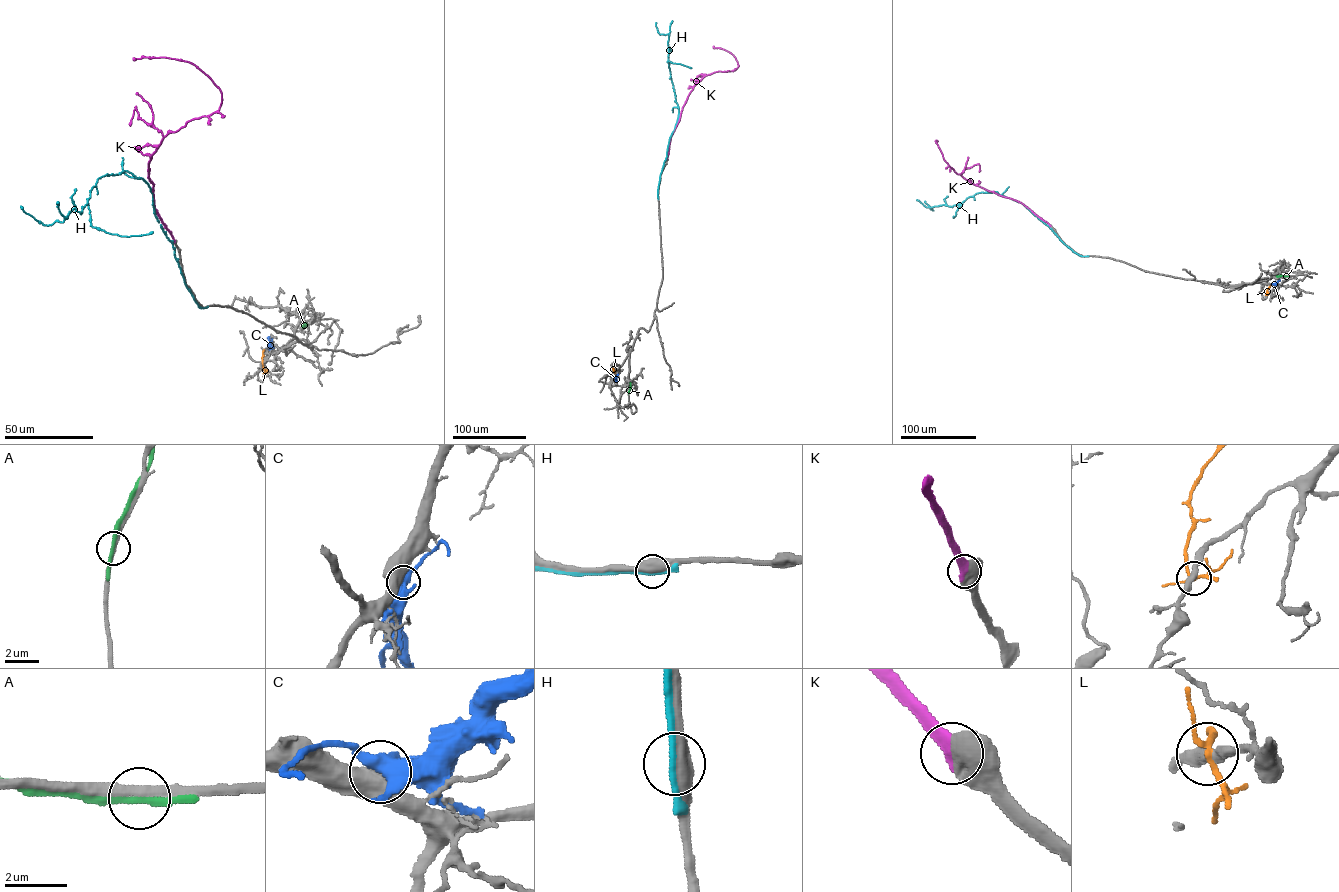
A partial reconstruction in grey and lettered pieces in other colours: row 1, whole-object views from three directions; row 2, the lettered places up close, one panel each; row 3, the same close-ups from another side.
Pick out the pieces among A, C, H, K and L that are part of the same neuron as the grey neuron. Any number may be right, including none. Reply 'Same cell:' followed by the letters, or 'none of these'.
Same cell: K

